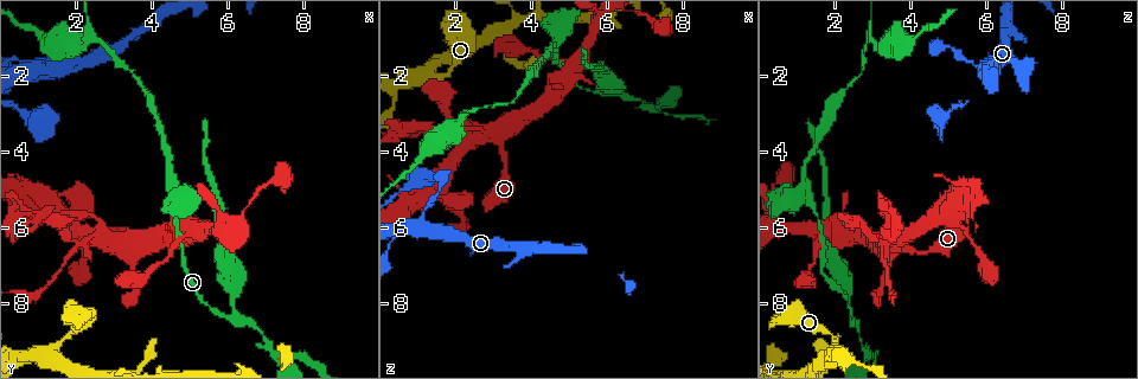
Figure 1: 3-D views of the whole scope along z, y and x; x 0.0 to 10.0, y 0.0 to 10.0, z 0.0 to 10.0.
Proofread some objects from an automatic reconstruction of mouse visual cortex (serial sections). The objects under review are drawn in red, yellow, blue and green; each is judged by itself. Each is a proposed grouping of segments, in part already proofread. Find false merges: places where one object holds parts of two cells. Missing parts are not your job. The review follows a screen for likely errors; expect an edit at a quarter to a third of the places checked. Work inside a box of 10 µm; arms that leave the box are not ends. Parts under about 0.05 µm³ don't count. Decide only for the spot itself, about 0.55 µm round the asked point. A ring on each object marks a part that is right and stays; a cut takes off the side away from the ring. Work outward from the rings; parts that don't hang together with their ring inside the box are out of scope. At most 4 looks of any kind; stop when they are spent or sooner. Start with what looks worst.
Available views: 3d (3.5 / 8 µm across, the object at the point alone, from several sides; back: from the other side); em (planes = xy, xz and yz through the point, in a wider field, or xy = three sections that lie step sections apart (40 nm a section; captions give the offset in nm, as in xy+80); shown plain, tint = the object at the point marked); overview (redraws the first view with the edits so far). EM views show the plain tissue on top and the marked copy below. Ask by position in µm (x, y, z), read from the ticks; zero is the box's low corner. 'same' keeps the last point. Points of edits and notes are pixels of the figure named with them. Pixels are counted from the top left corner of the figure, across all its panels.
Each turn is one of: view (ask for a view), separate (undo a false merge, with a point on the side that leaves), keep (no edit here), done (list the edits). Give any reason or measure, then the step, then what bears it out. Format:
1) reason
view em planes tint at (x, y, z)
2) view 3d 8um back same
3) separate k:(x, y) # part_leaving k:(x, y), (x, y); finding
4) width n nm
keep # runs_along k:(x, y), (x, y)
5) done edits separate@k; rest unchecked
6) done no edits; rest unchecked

side arm on a straight run
view 3d 8um at (6.15, 8.45, 2.50)

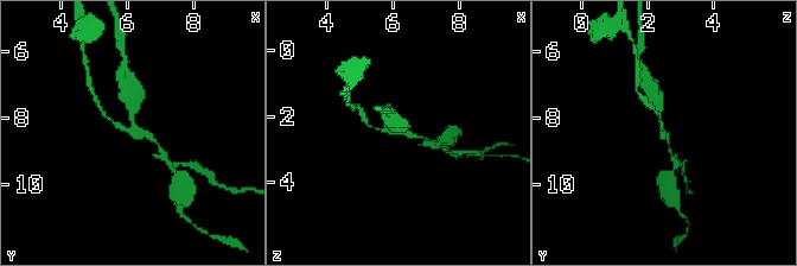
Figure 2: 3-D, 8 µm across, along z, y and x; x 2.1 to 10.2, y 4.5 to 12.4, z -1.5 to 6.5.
arms 3; arm_widths 100, 150, 200 nm
view em xy step 3 tint same

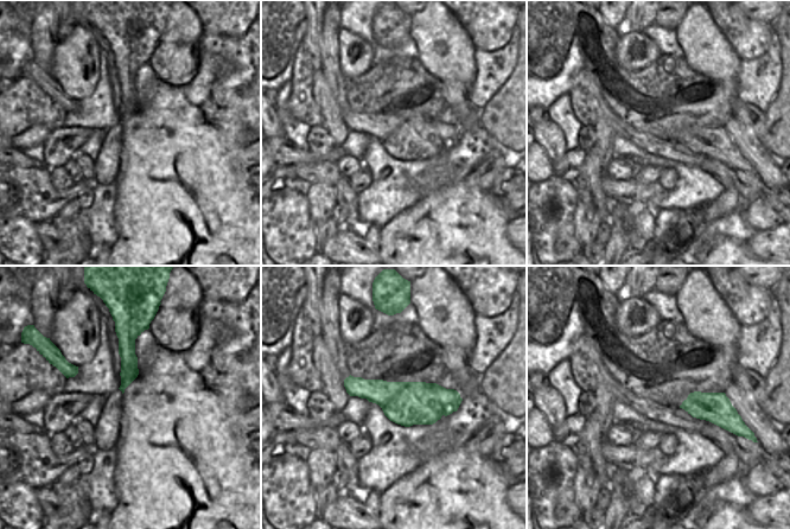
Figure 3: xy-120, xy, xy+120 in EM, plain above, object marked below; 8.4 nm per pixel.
width 380 nm
separate 2:(660, 106) # border 3:(381, 407), (412, 387), (444, 414); a second cell is stuck on

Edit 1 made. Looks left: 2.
arms run side by side
view 3d 3.5um at (3.15, 6.55, 3.60)

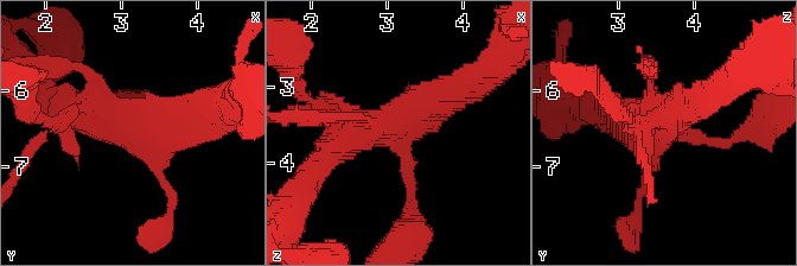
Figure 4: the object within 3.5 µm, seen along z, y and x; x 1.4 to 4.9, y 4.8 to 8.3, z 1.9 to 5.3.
now the EM
view em planes tint at (3.20, 6.60, 3.60)

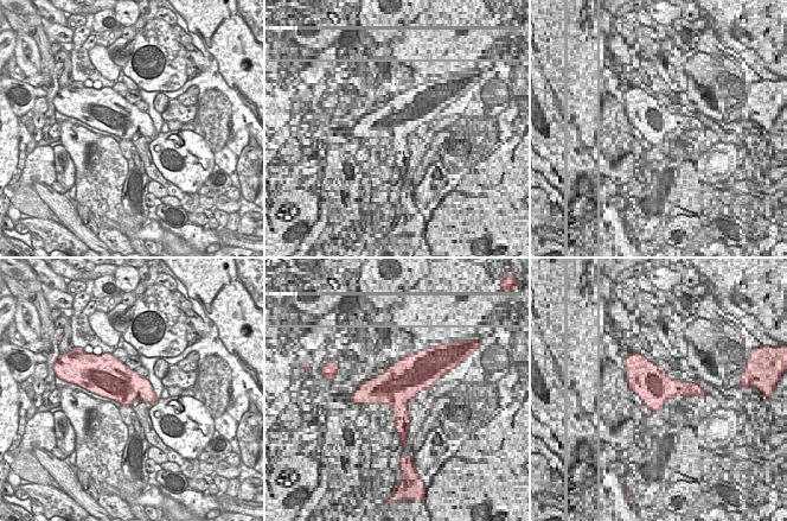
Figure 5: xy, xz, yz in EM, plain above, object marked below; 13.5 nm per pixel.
keep # runs_along 4:(412, 207), (401, 128), (466, 92); one cell here

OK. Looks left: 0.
done edits separate@2; rest unchecked

